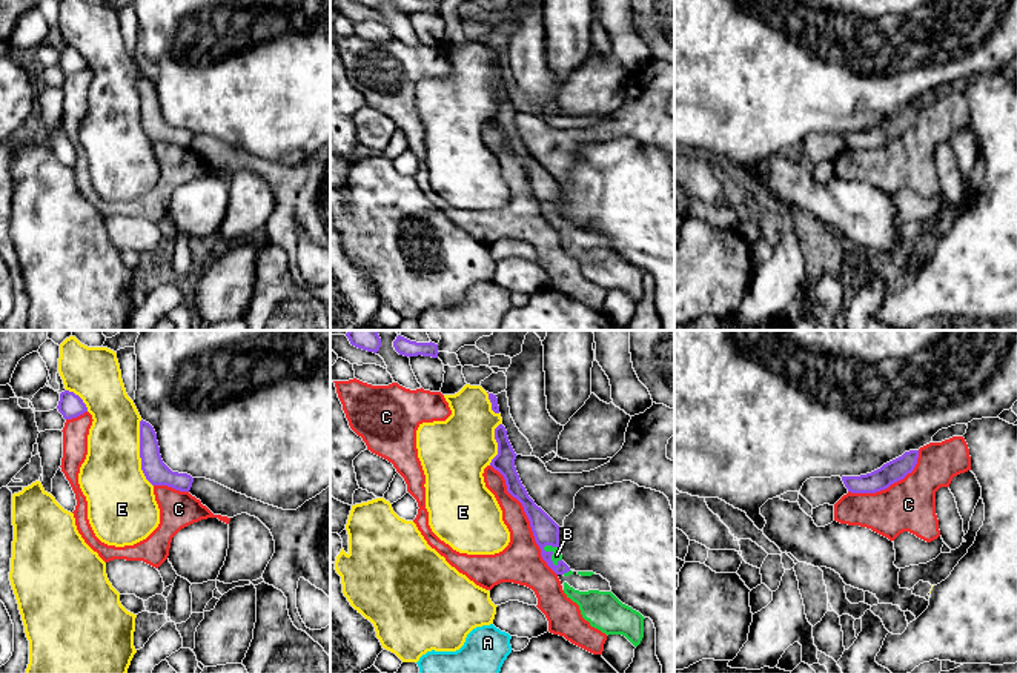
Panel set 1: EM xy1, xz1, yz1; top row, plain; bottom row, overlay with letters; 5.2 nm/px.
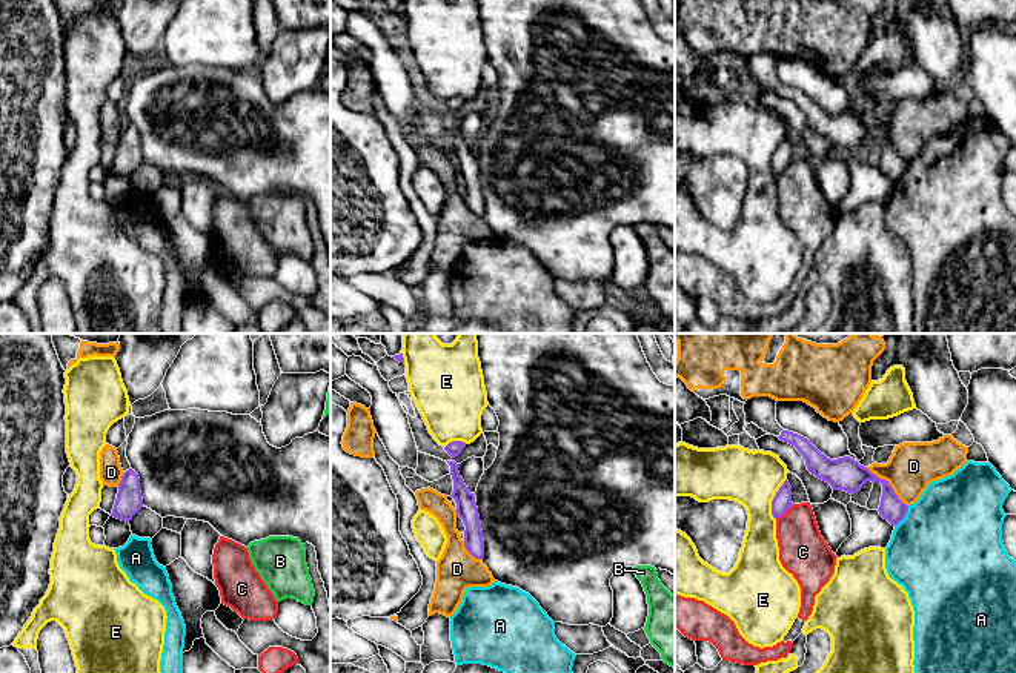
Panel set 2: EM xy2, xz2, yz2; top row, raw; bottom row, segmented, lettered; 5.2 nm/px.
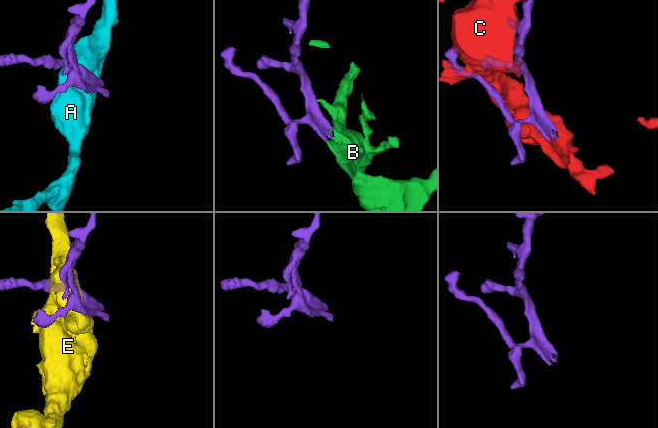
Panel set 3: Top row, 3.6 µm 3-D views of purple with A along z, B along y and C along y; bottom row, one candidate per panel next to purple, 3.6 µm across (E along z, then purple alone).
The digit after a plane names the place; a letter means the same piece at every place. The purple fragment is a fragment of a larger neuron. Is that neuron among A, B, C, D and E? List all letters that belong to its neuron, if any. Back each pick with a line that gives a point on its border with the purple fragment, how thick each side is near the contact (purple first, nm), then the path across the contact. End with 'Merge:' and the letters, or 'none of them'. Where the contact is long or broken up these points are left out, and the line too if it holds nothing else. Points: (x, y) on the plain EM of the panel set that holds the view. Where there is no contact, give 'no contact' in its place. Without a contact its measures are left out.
B: contact xz1 (552, 209); calibres 140 and 50 nm; way xz1 (546, 188), (544, 205), (552, 209), (556, 211)
Merge: B

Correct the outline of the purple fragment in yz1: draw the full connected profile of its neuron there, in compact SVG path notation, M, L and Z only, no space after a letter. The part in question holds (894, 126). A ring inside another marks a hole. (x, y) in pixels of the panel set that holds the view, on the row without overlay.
M909 106L871 129L842 132L842 137L851 149L876 149L911 129L917 120L917 114L919 106Z

